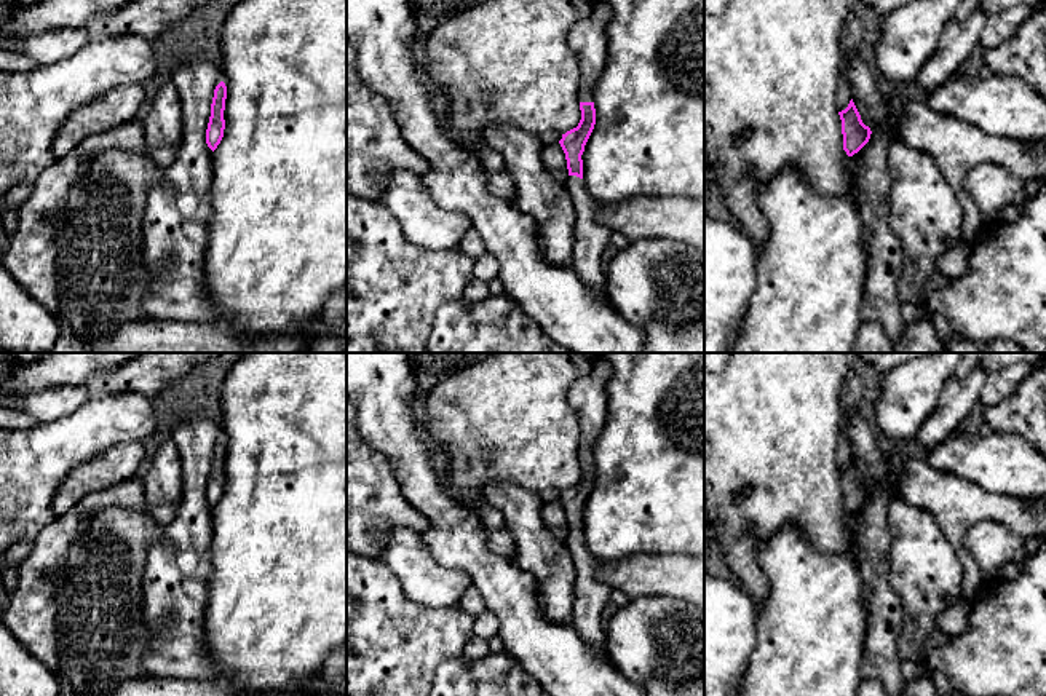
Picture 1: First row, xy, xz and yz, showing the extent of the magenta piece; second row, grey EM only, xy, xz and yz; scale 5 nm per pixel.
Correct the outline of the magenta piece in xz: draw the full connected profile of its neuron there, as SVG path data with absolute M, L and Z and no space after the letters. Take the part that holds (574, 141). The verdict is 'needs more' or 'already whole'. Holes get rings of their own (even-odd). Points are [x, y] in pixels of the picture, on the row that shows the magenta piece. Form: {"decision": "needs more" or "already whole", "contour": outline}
{"decision": "needs more", "contour": "M596 0L592 2L591 14L578 21L569 34L569 46L578 56L581 70L578 86L581 120L576 128L562 134L559 140L569 169L569 177L564 185L576 211L573 228L573 268L580 279L602 297L605 297L605 268L602 267L602 255L610 246L612 231L596 220L599 201L596 201L584 187L581 155L596 125L592 91L605 65L605 26L608 21L608 5L602 0Z"}

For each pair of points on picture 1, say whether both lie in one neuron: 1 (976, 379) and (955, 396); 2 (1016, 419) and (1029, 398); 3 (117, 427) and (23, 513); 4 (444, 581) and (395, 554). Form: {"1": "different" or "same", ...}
{"1": "same", "2": "same", "3": "same", "4": "same"}

